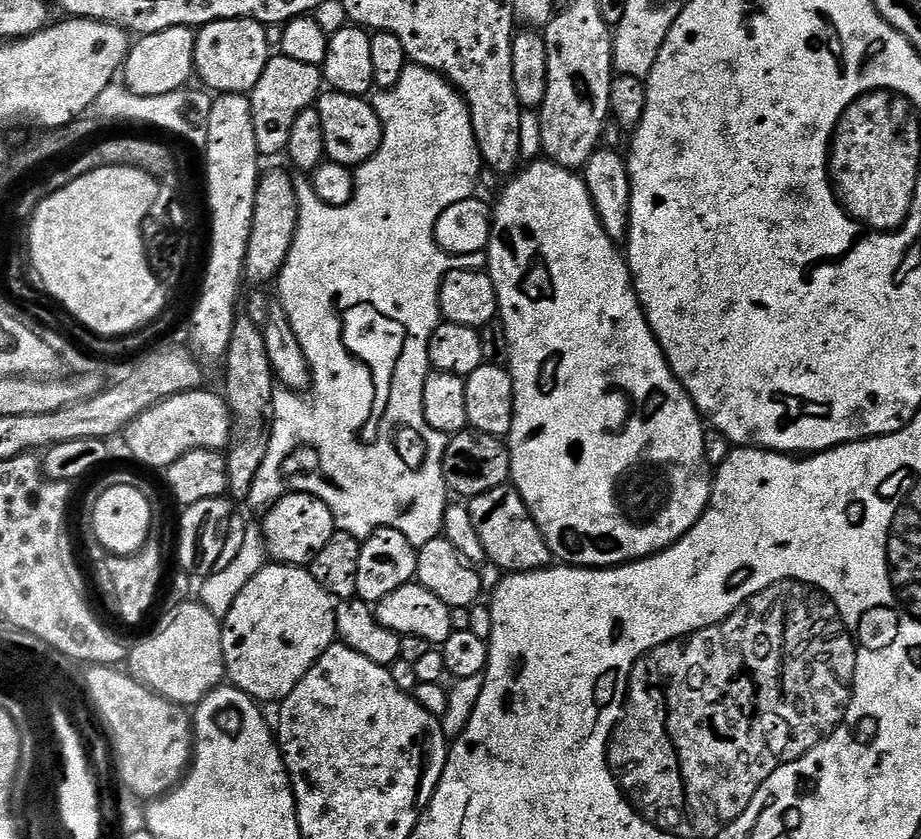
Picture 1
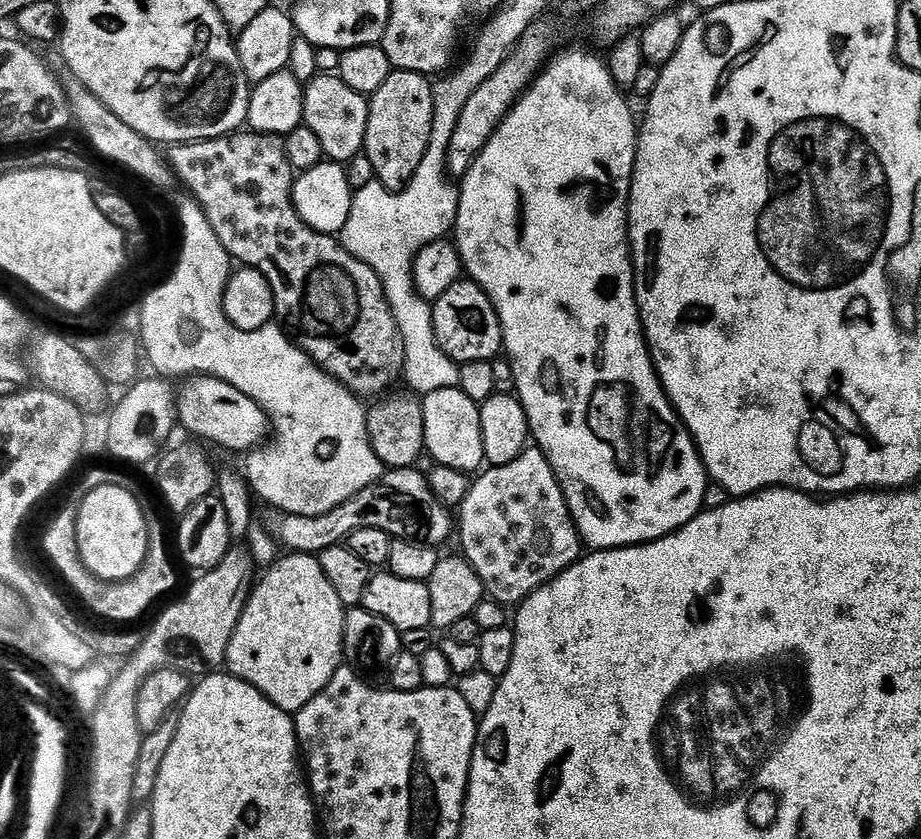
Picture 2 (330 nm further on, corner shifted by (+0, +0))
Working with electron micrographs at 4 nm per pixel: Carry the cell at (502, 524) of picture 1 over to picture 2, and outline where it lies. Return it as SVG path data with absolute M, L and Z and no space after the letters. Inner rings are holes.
M415 467L393 468L385 471L381 476L379 484L373 484L371 488L362 490L354 498L350 498L342 506L330 510L321 516L290 516L281 515L280 525L274 528L275 535L279 543L288 547L287 551L292 554L319 554L330 546L341 543L356 528L377 528L382 530L388 536L398 540L415 540L418 544L427 544L429 546L441 546L448 540L448 535L454 532L454 516L449 509L445 508L428 485L428 477L422 471L416 472Z

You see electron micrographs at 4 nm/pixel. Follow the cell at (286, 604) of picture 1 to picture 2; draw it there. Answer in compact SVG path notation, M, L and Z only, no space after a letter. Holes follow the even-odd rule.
M288 554L285 557L285 560L283 558L277 559L259 577L258 583L253 587L252 595L248 598L248 604L244 608L244 613L238 622L236 632L230 638L226 668L231 675L238 677L239 680L246 681L250 686L258 689L265 698L270 702L274 702L274 706L278 706L281 710L289 714L295 714L301 712L331 682L336 673L336 669L341 667L342 657L344 656L344 613L346 609L344 603L338 598L338 594L334 594L334 586L330 586L326 574L322 574L322 566L315 555Z

